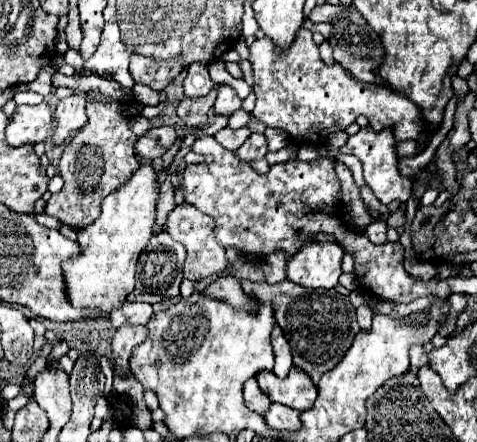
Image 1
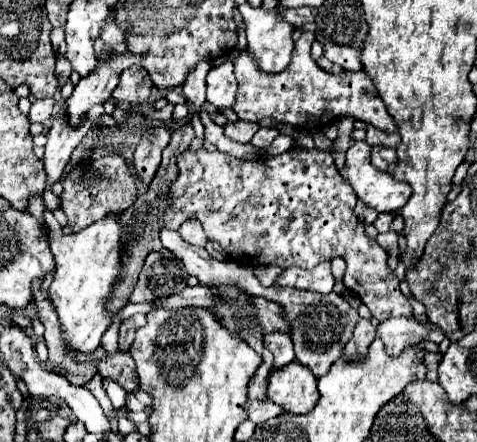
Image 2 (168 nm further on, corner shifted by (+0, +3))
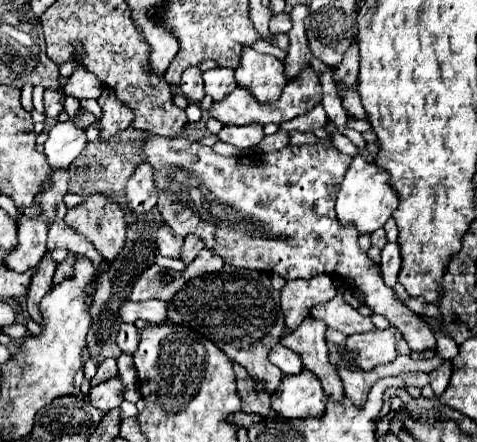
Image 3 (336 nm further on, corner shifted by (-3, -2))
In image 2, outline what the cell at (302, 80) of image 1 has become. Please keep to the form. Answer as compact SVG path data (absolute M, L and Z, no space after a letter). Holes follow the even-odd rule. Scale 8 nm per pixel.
M304 31L292 51L290 65L276 75L258 71L256 59L252 59L252 55L248 55L246 51L236 59L234 73L238 79L238 93L232 109L238 115L238 119L262 121L264 117L270 117L274 121L290 123L294 127L314 129L314 127L324 127L342 115L354 115L356 119L366 121L382 131L396 131L398 127L394 119L388 115L384 101L378 97L376 87L368 79L368 75L364 75L362 71L360 73L344 71L340 75L322 71L310 57L312 39L314 33Z

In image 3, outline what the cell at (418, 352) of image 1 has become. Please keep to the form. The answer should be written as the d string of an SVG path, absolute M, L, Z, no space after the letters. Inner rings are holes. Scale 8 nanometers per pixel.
M443 362L439 368L435 368L433 372L429 372L429 378L431 378L431 388L433 392L439 396L447 384L449 384L449 378L451 378L451 362Z

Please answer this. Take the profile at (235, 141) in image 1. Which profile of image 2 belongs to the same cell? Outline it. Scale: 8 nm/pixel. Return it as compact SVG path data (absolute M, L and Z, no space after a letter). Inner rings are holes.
M234 121L224 125L224 133L238 143L250 143L258 129L260 129L258 123L248 123L248 121Z

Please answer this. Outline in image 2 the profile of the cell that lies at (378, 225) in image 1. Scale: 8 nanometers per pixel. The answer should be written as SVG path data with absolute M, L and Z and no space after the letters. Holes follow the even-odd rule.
M394 231L380 233L380 235L376 237L376 243L378 243L380 247L384 247L384 249L388 251L390 261L396 263L396 259L398 259L398 233L394 233Z

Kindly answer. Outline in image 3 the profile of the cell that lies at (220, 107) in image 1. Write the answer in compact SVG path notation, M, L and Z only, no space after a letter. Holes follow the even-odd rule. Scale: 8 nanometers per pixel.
M223 66L203 72L203 80L205 80L205 94L209 94L215 102L223 100L237 86L235 84L235 70L223 68Z

